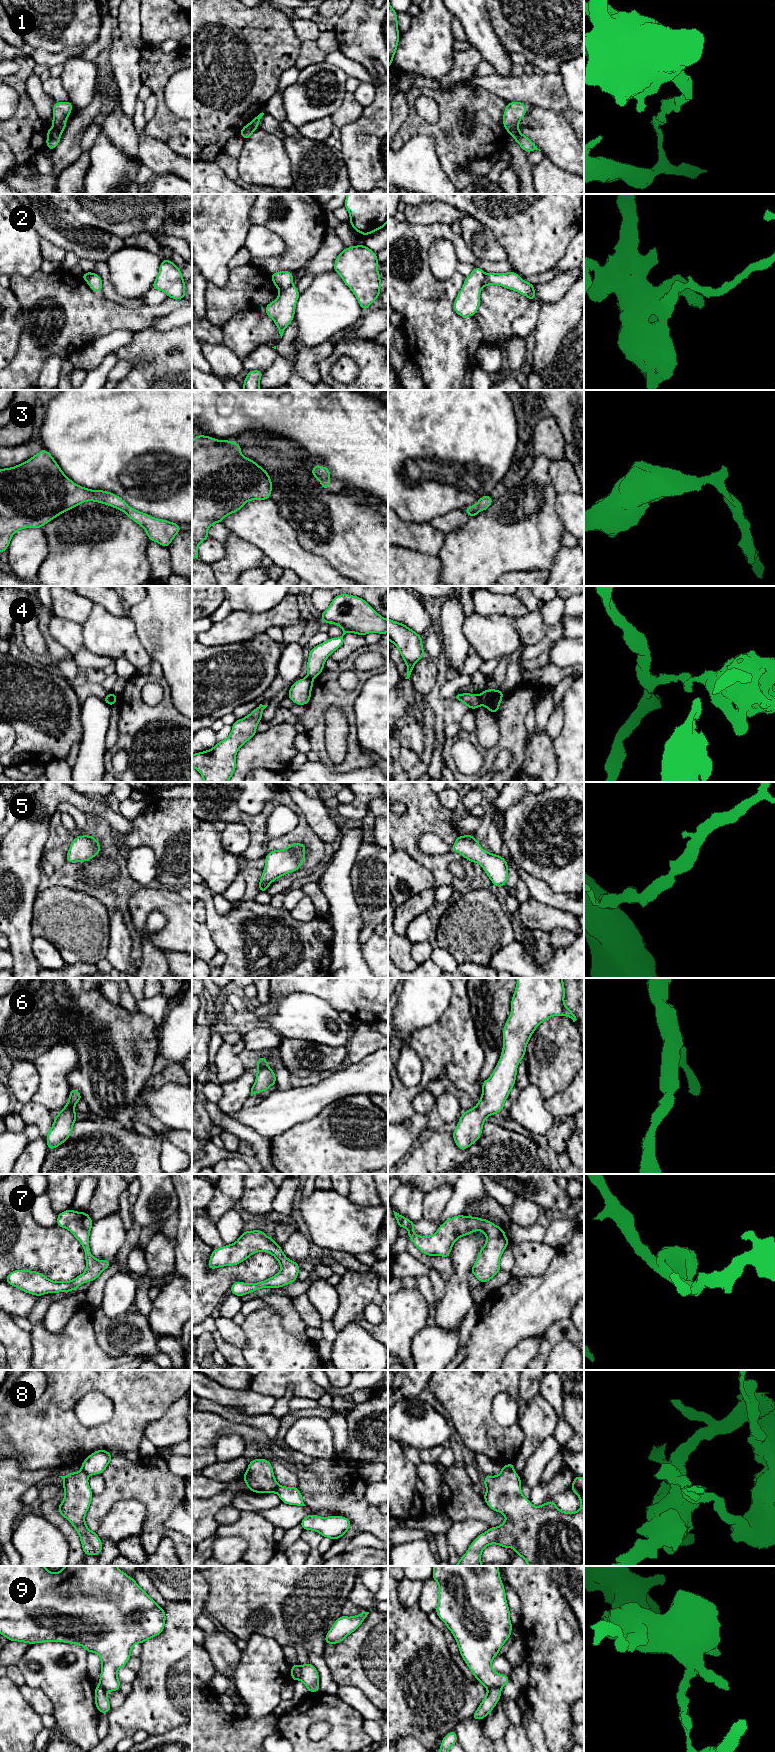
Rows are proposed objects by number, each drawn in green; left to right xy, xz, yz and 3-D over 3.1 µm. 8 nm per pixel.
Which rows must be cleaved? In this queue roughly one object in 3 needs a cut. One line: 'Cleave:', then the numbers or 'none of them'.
Cleave: 1, 2, 4, 8, 9

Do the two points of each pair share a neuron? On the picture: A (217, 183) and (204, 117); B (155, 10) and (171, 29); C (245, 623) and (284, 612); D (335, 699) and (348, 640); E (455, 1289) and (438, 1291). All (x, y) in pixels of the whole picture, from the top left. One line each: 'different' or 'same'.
A: different
B: same
C: same
D: different
E: different

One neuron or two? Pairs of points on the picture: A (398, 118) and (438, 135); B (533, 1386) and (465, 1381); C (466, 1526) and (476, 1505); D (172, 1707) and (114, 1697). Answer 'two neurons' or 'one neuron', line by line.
A: two neurons
B: two neurons
C: two neurons
D: two neurons

